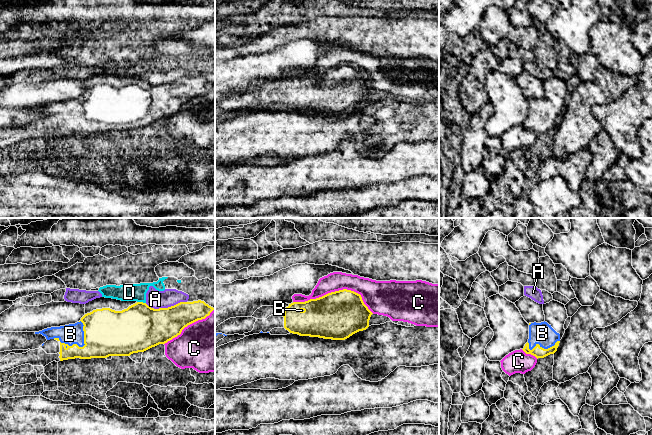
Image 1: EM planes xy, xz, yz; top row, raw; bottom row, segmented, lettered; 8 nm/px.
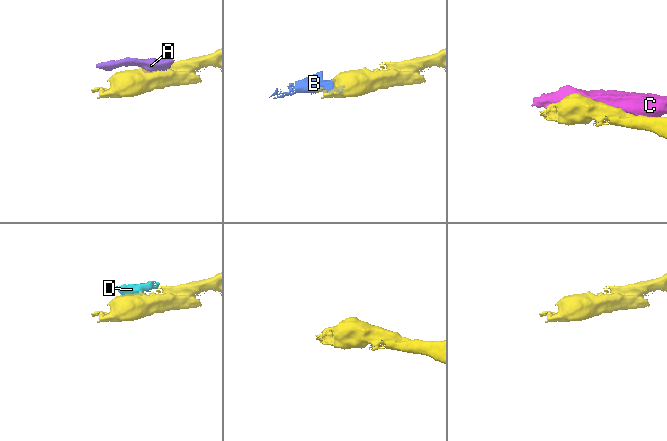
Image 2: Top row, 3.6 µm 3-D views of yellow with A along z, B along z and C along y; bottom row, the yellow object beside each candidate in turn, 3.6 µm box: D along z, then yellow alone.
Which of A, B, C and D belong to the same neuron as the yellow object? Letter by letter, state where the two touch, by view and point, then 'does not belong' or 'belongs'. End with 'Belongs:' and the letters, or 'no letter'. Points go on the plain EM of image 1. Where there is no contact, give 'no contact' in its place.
A: meets yellow in xy at (165, 84); does not belong
B: meets yellow in xy at (78, 122); belongs
C: meets yellow in xz at (336, 67); does not belong
D: meets yellow in xy at (141, 78); does not belong
Belongs: B

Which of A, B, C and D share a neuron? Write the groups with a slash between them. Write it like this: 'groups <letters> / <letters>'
groups A D / B / C

